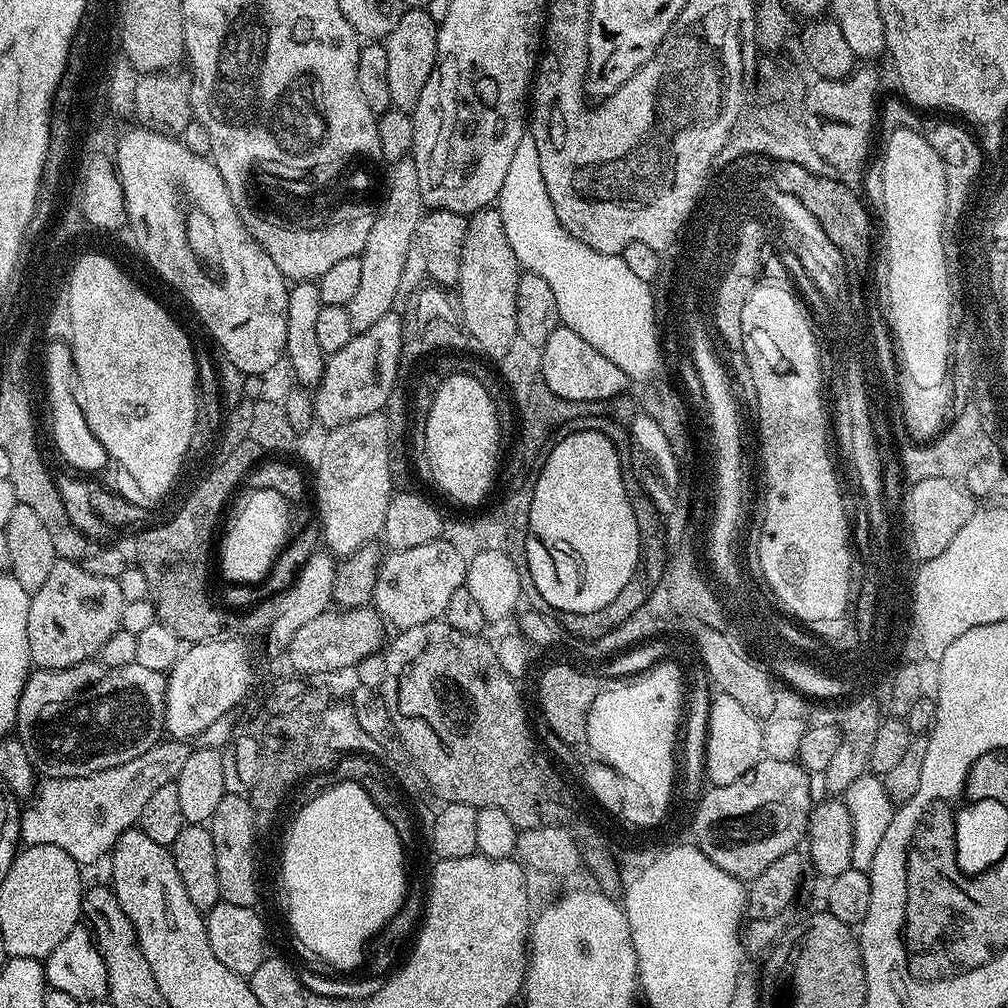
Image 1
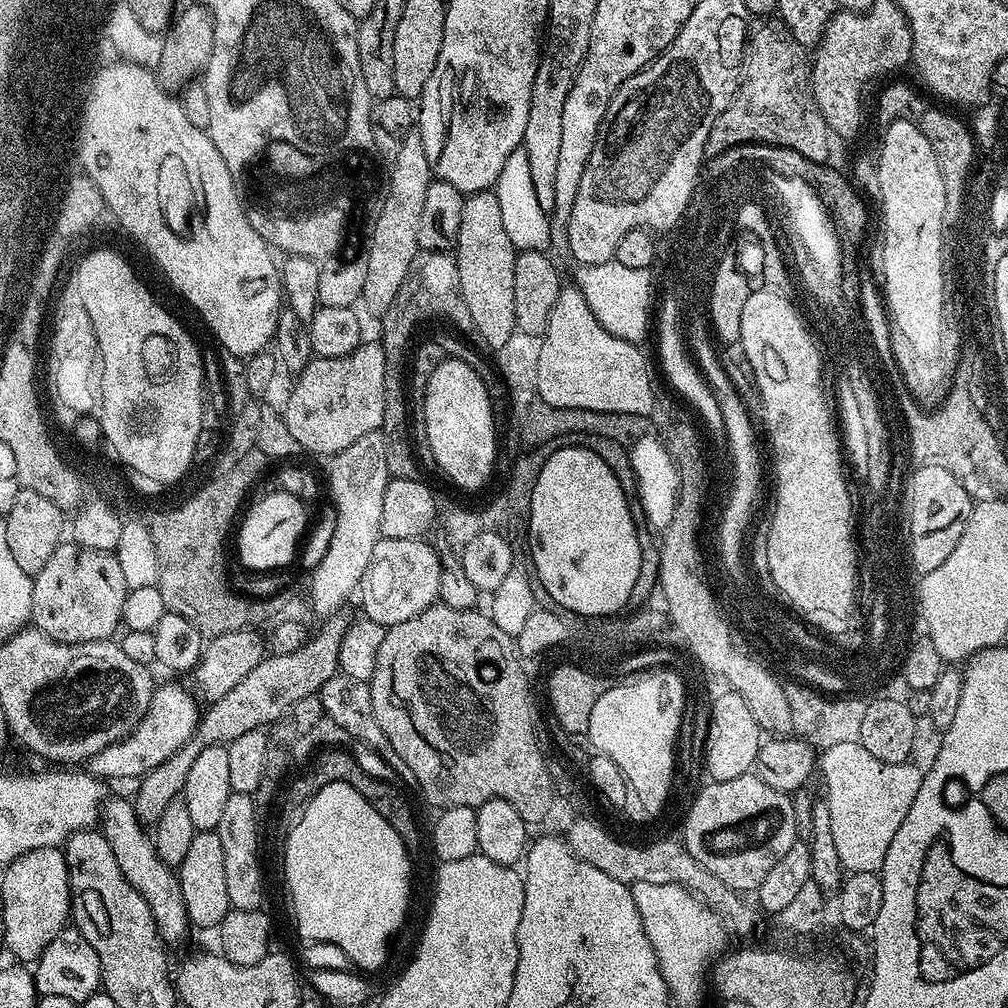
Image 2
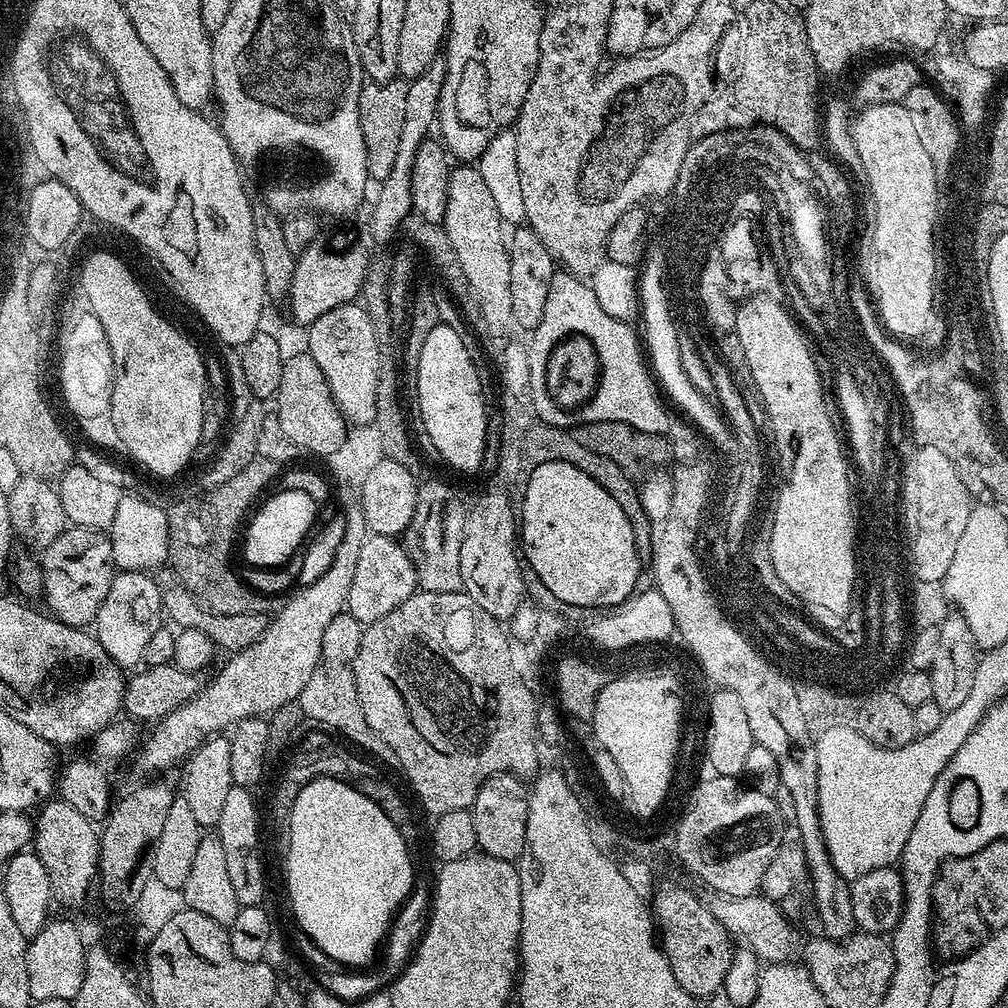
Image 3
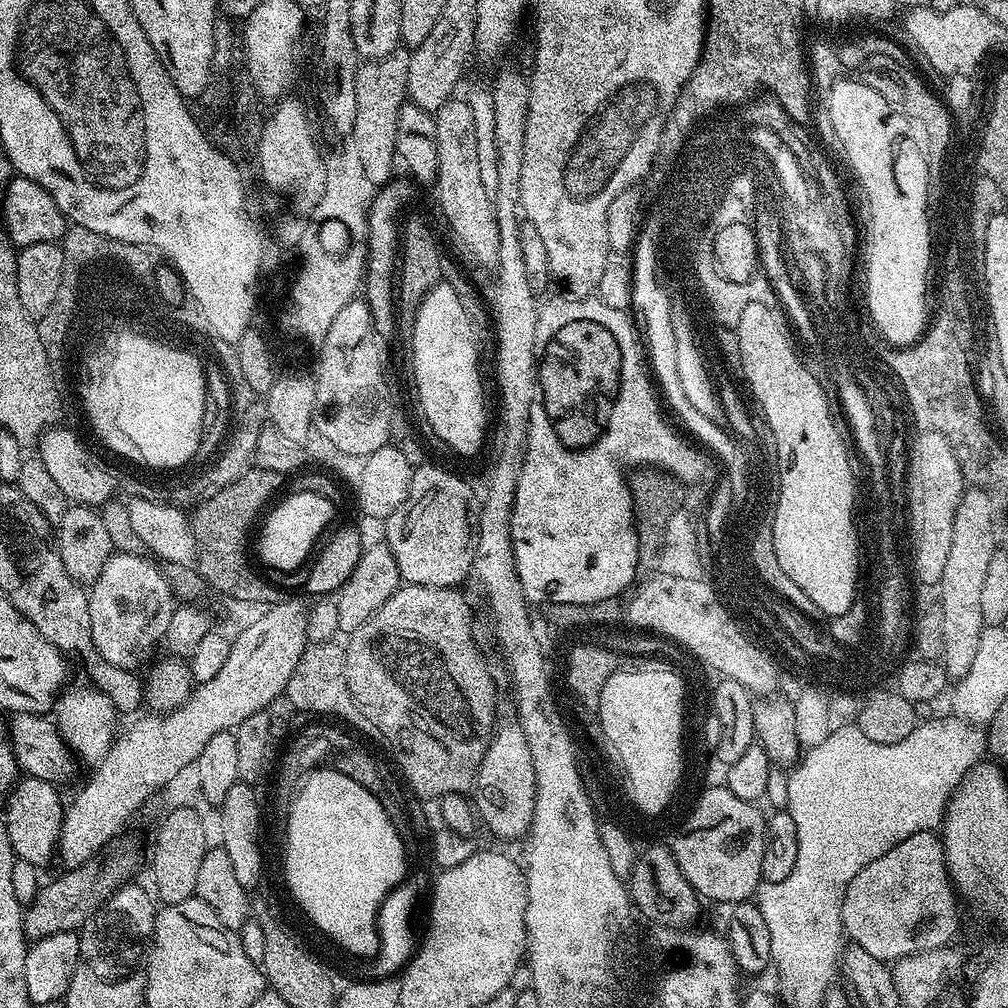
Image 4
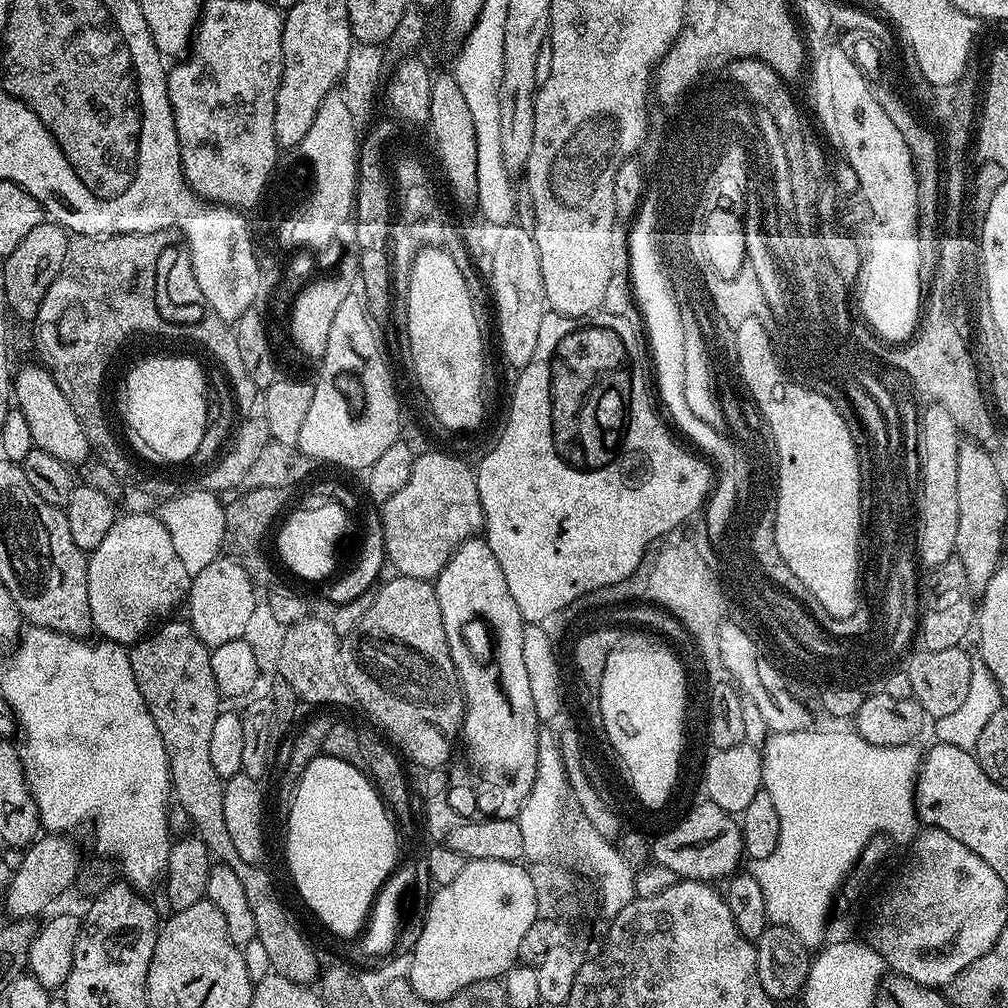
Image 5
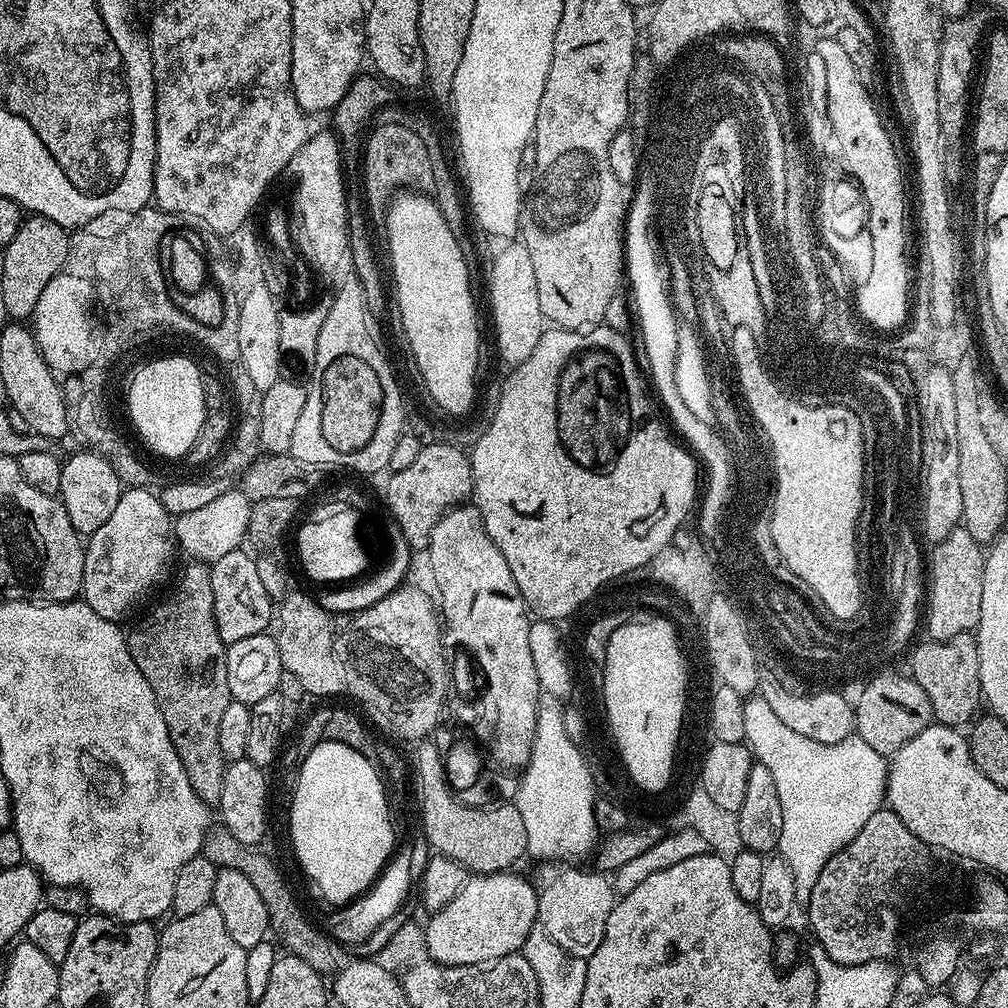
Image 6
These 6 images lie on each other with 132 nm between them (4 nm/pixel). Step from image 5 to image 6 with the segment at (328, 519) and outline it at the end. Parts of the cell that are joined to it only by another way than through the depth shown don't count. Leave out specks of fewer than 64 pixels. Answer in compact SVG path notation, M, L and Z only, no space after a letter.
M341 507L321 520L312 520L296 532L296 552L300 555L300 564L312 580L321 580L321 585L332 586L337 582L352 582L365 571L368 556L364 553L364 544L360 541L361 513L352 508Z

